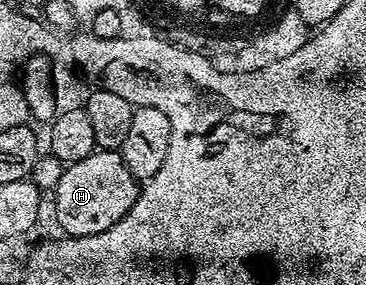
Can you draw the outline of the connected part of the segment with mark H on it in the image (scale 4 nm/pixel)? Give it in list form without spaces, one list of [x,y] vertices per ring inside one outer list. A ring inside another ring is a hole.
[[[96,149],[95,153],[85,156],[85,160],[70,163],[64,169],[53,189],[55,196],[55,222],[64,235],[72,238],[93,236],[97,232],[105,232],[137,200],[141,186],[126,168],[120,151]]]

